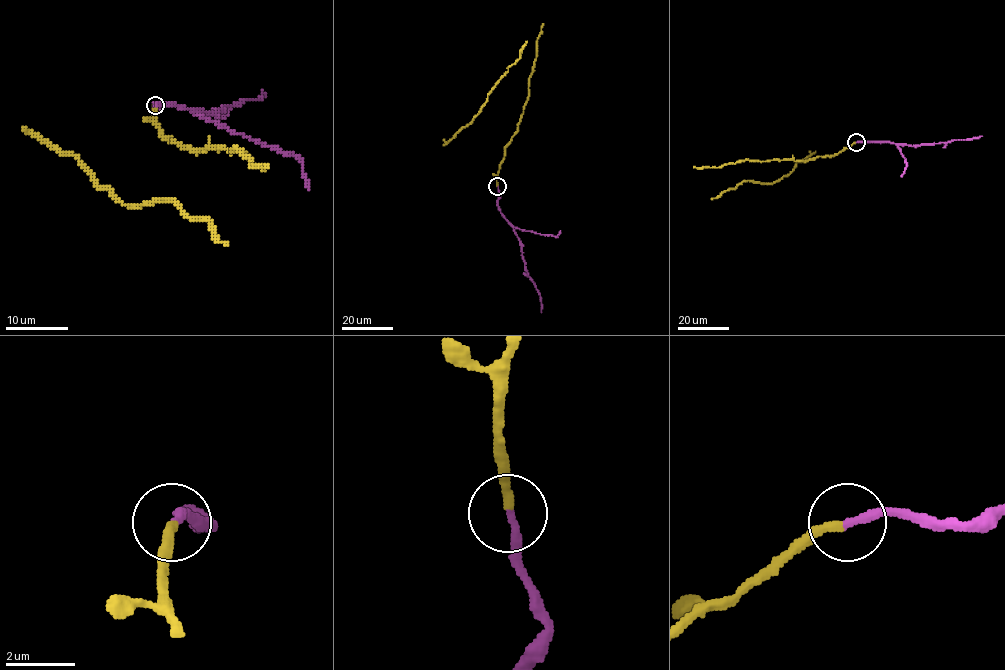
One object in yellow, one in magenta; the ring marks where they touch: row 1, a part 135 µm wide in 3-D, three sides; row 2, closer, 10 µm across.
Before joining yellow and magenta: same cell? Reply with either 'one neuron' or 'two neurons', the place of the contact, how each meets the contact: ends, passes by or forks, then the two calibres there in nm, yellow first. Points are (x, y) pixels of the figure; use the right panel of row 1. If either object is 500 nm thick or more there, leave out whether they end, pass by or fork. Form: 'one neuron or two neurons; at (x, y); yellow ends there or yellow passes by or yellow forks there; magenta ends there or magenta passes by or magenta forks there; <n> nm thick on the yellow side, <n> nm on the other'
two neurons; at (856, 142); yellow ends there; magenta ends there; 260 nm thick on the yellow side, 240 nm on the other

